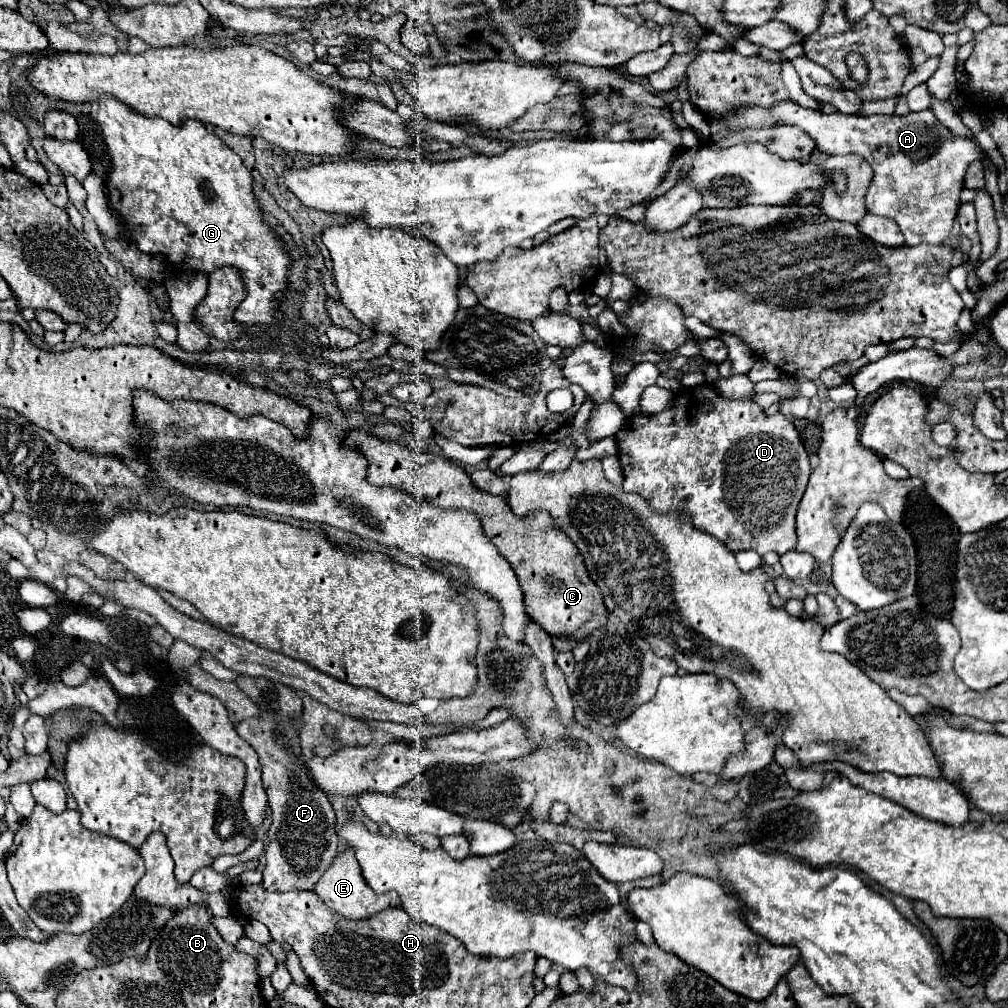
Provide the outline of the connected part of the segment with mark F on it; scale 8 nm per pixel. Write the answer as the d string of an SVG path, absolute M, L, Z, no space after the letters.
M238 675L234 683L260 705L262 715L240 721L236 725L238 735L248 741L260 757L262 765L262 783L268 795L272 809L272 825L268 829L268 847L266 847L266 869L262 885L268 891L306 891L314 889L322 873L332 865L338 855L338 837L336 837L336 815L326 799L326 795L312 783L304 759L300 757L298 729L290 717L302 717L302 695L296 689L290 689L282 683L274 683L266 677Z

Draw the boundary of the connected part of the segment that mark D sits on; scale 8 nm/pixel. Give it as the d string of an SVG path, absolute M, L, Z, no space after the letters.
M698 385L698 387L692 387L692 389L682 389L672 407L668 411L662 411L658 415L644 415L644 413L638 413L634 417L630 417L624 427L616 433L616 441L618 441L618 457L620 457L620 463L622 463L622 471L624 471L624 491L626 493L638 493L640 497L646 499L646 503L658 511L658 513L668 513L668 511L678 511L686 517L692 519L692 525L700 531L706 531L710 535L714 535L718 541L722 541L730 551L746 551L746 549L754 549L758 551L760 555L768 553L768 551L774 551L778 555L784 555L788 551L792 551L796 547L796 509L798 509L798 503L804 495L804 489L806 489L806 483L808 483L808 477L810 477L810 461L808 461L808 453L798 437L798 431L794 429L792 421L788 421L782 413L776 413L772 417L764 415L762 413L762 407L756 405L752 399L738 399L738 401L732 401L732 399L724 399L718 395L718 391L710 385Z

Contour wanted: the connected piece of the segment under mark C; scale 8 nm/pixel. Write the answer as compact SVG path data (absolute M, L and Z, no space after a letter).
M546 511L516 519L480 519L484 535L498 547L500 555L512 565L524 591L526 611L552 637L584 639L608 621L600 589L586 575L582 555L576 545L554 527Z

